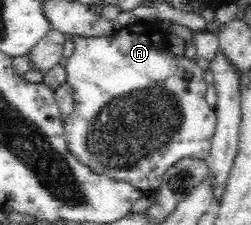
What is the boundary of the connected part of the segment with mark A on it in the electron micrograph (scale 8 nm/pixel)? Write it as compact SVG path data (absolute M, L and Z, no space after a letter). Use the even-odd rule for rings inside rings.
M156 23L120 26L109 36L72 35L74 53L63 61L75 99L72 113L63 123L69 152L94 173L127 181L145 196L154 194L168 169L181 158L208 157L216 124L215 111L206 102L204 71L195 61L171 53L165 35Z

